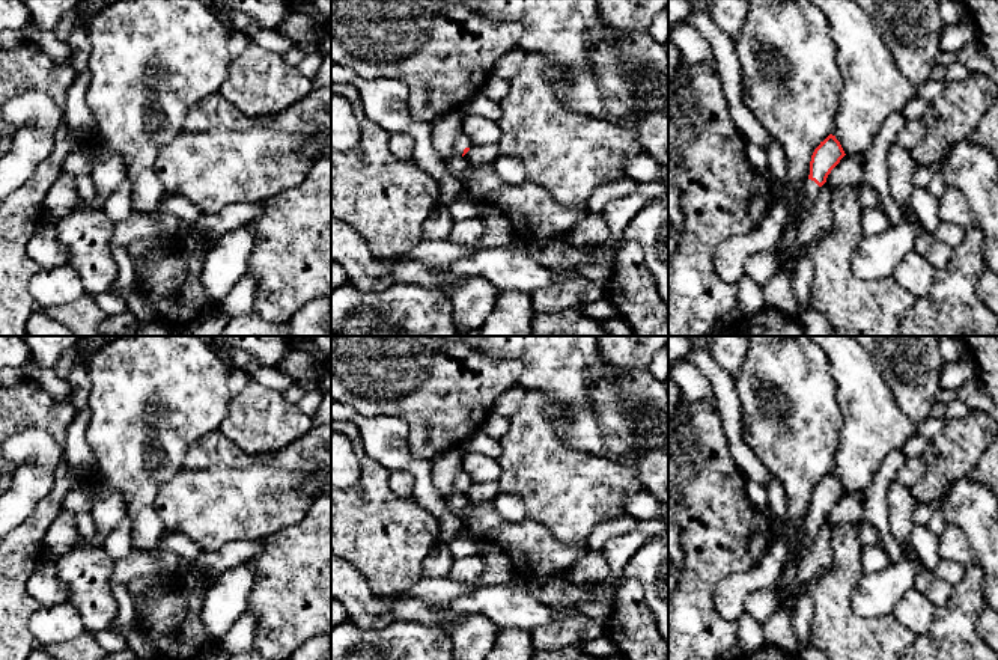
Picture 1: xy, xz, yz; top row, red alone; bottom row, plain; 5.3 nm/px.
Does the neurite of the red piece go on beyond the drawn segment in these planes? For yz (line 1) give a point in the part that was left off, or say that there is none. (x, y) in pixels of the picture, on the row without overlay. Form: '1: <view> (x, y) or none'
1: yz (730, 595)

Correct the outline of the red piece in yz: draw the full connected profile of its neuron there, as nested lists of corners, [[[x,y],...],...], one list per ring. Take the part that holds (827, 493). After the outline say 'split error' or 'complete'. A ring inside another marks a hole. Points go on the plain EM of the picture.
[[[829,472],[820,479],[811,493],[810,512],[801,533],[789,541],[787,530],[783,529],[757,565],[720,582],[714,595],[714,606],[718,613],[727,621],[738,621],[745,612],[745,601],[750,594],[762,589],[775,591],[787,561],[799,561],[810,553],[820,524],[844,493],[835,473]]]; split error

